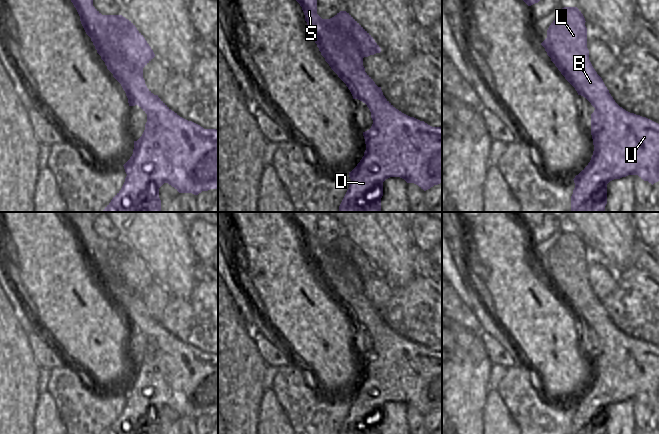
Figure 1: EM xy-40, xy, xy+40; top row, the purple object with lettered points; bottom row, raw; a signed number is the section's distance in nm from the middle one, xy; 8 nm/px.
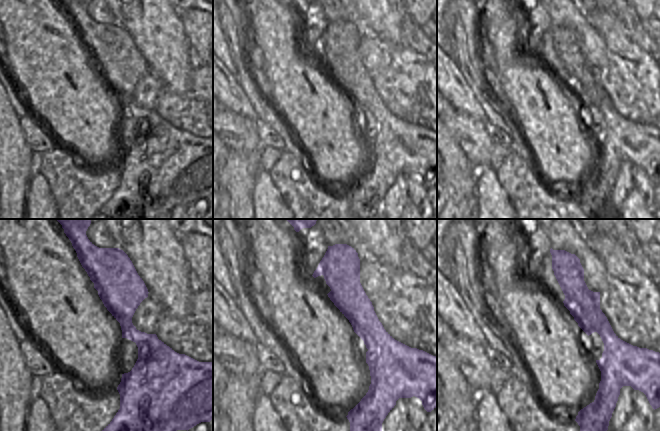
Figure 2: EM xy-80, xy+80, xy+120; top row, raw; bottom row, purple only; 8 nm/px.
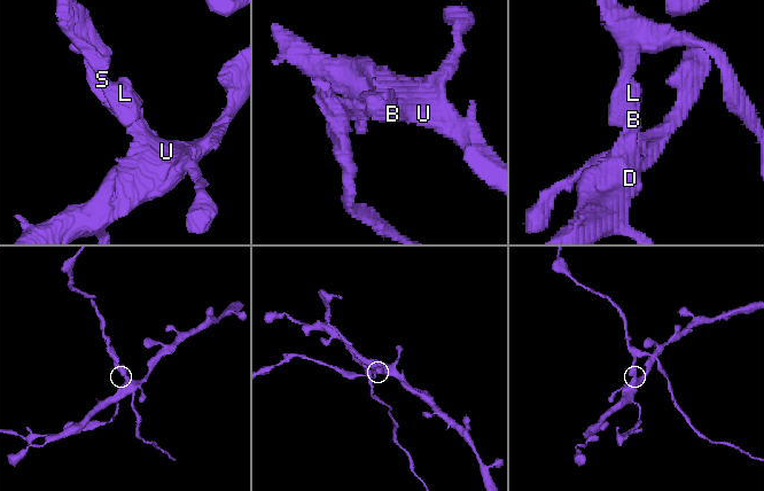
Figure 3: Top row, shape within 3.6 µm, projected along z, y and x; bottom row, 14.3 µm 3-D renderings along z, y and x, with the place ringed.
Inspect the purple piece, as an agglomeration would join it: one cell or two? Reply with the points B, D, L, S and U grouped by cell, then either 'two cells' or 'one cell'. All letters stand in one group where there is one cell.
groups B L S / D U; two cells

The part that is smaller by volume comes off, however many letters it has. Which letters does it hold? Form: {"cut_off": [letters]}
{"cut_off": ["B", "L", "S"]}

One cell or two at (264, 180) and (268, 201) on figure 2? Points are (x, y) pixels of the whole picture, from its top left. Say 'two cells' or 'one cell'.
one cell

